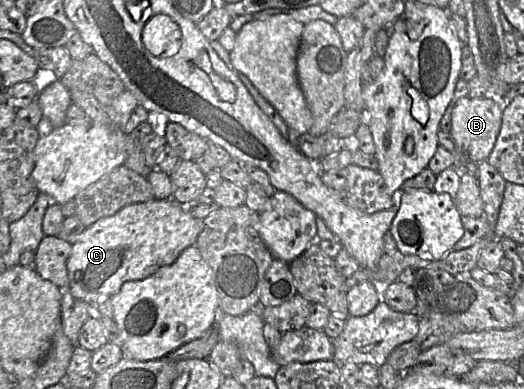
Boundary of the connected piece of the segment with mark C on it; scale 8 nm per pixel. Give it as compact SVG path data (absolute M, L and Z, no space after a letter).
M172 198L128 204L114 215L97 220L77 237L67 261L69 285L63 291L97 307L102 299L115 295L125 282L143 279L160 267L174 263L184 249L196 244L203 228L203 219L194 217L189 205L181 205Z

